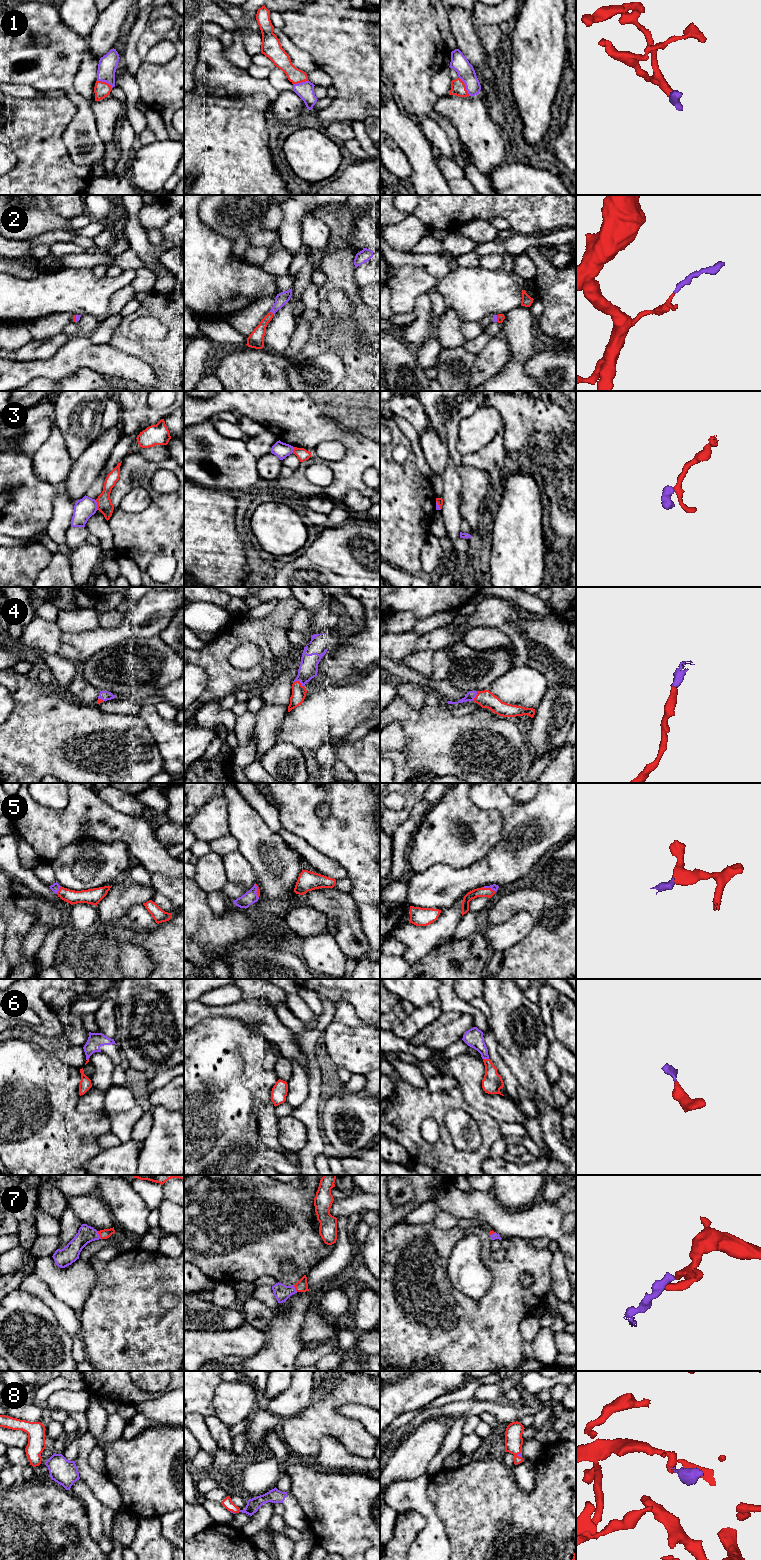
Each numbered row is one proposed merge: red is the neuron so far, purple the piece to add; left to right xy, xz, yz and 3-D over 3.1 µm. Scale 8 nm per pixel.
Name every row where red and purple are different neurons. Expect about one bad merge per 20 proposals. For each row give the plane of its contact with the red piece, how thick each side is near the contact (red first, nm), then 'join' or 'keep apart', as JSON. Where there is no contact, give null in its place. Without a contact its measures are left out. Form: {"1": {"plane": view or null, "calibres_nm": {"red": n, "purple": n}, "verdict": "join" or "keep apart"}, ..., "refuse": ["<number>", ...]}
{"1": {"plane": "yz", "calibres_nm": {"red": 120, "purple": 140}, "verdict": "join"}, "2": {"plane": "xz", "calibres_nm": {"red": 130, "purple": 100}, "verdict": "join"}, "3": {"plane": "xy", "calibres_nm": {"red": 120, "purple": 160}, "verdict": "keep apart"}, "4": {"plane": "xz", "calibres_nm": {"red": 110, "purple": 150}, "verdict": "join"}, "5": {"plane": "xy", "calibres_nm": {"red": 120, "purple": 70}, "verdict": "join"}, "6": {"plane": "yz", "calibres_nm": {"red": 160, "purple": 150}, "verdict": "join"}, "7": {"plane": "xy", "calibres_nm": {"red": 80, "purple": 140}, "verdict": "join"}, "8": {"plane": "yz", "calibres_nm": {"red": 140, "purple": 30}, "verdict": "join"}, "refuse": ["3"]}

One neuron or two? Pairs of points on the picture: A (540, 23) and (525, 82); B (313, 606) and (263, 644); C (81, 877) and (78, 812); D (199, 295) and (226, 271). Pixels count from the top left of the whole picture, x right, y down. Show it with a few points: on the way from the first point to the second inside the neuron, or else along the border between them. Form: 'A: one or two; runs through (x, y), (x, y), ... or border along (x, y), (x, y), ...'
A: one; runs through (539, 38), (537, 44), (537, 67)
B: two; border along (294, 597), (302, 607)
C: two; border along (103, 842), (82, 839), (68, 844), (58, 853)
D: one; runs through (206, 288), (219, 278)

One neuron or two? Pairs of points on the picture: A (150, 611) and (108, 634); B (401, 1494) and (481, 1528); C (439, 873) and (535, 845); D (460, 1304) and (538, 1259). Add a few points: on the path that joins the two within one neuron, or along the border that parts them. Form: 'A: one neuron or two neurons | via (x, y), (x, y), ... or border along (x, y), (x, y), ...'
A: one neuron | via (140, 621), (118, 634)
B: two neurons | border along (427, 1487), (428, 1498), (434, 1505), (446, 1529)
C: one neuron | via (463, 875), (477, 875), (502, 866), (511, 860)
D: one neuron | via (480, 1305), (484, 1305), (518, 1270)

